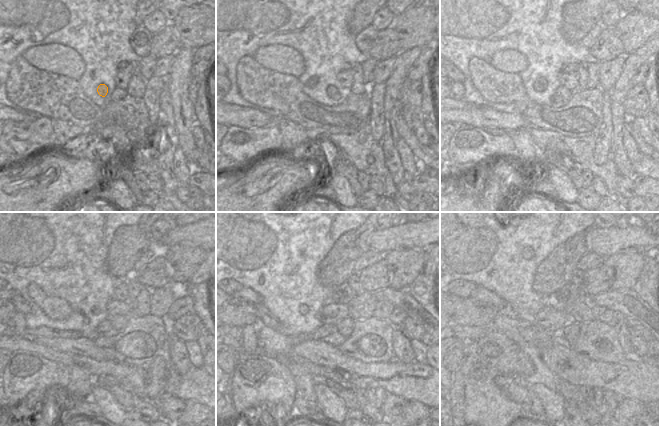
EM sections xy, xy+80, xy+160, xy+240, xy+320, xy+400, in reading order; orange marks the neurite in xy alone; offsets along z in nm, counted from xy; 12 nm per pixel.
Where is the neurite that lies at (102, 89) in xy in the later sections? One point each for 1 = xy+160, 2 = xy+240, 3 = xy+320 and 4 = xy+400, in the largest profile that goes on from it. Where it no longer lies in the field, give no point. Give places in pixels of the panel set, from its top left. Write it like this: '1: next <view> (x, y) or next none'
1: next xy+160 (566, 94)
2: next xy+240 (118, 322)
3: next xy+320 (345, 327)
4: next xy+400 (571, 331)

